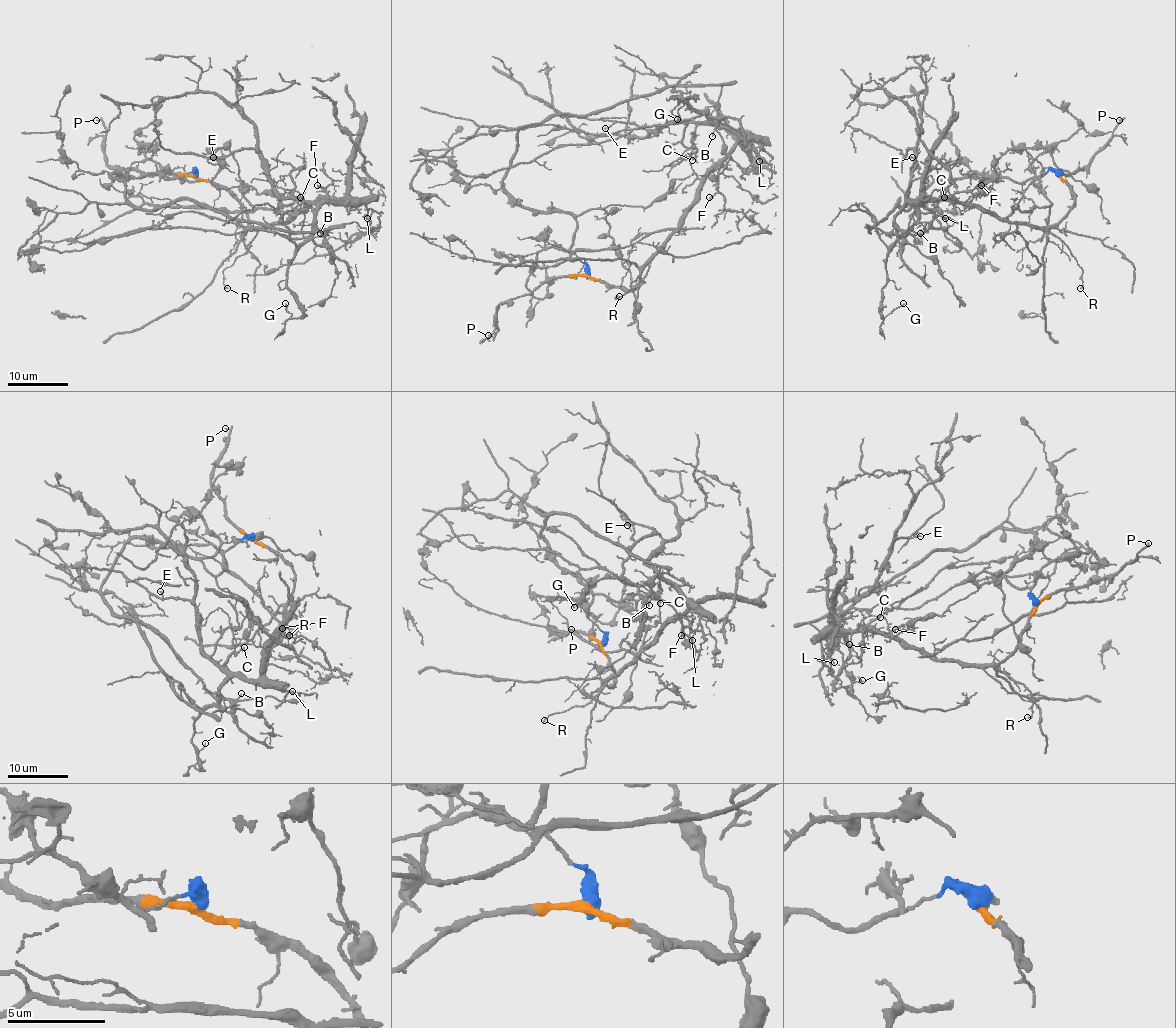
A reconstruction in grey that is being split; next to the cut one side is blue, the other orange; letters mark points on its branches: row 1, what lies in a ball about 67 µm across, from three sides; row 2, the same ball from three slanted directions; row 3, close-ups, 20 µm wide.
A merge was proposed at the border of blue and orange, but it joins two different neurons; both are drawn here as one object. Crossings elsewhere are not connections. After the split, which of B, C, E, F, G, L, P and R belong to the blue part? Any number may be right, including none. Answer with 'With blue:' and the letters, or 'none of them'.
With blue: none of them

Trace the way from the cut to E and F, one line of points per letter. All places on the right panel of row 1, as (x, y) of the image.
E: (1058, 175), (1071, 208), (1052, 225), (1015, 225), (980, 207), (913, 202), (908, 150), (913, 157)
F: (1058, 175), (1074, 199), (1071, 208), (1045, 226), (1015, 225), (953, 196), (982, 184)

